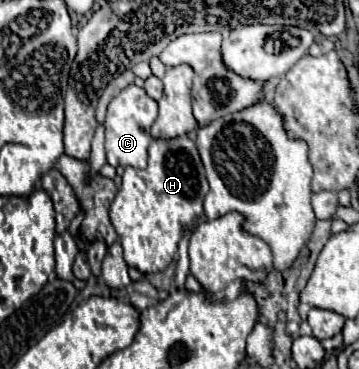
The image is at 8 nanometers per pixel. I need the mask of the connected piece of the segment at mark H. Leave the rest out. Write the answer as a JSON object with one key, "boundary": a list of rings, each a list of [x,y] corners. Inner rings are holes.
{"boundary":[[[188,135],[152,139],[148,147],[148,167],[126,167],[120,191],[110,205],[110,219],[124,247],[126,263],[142,273],[164,271],[178,251],[184,229],[204,213],[202,201],[206,193],[208,181],[196,143]]]}

